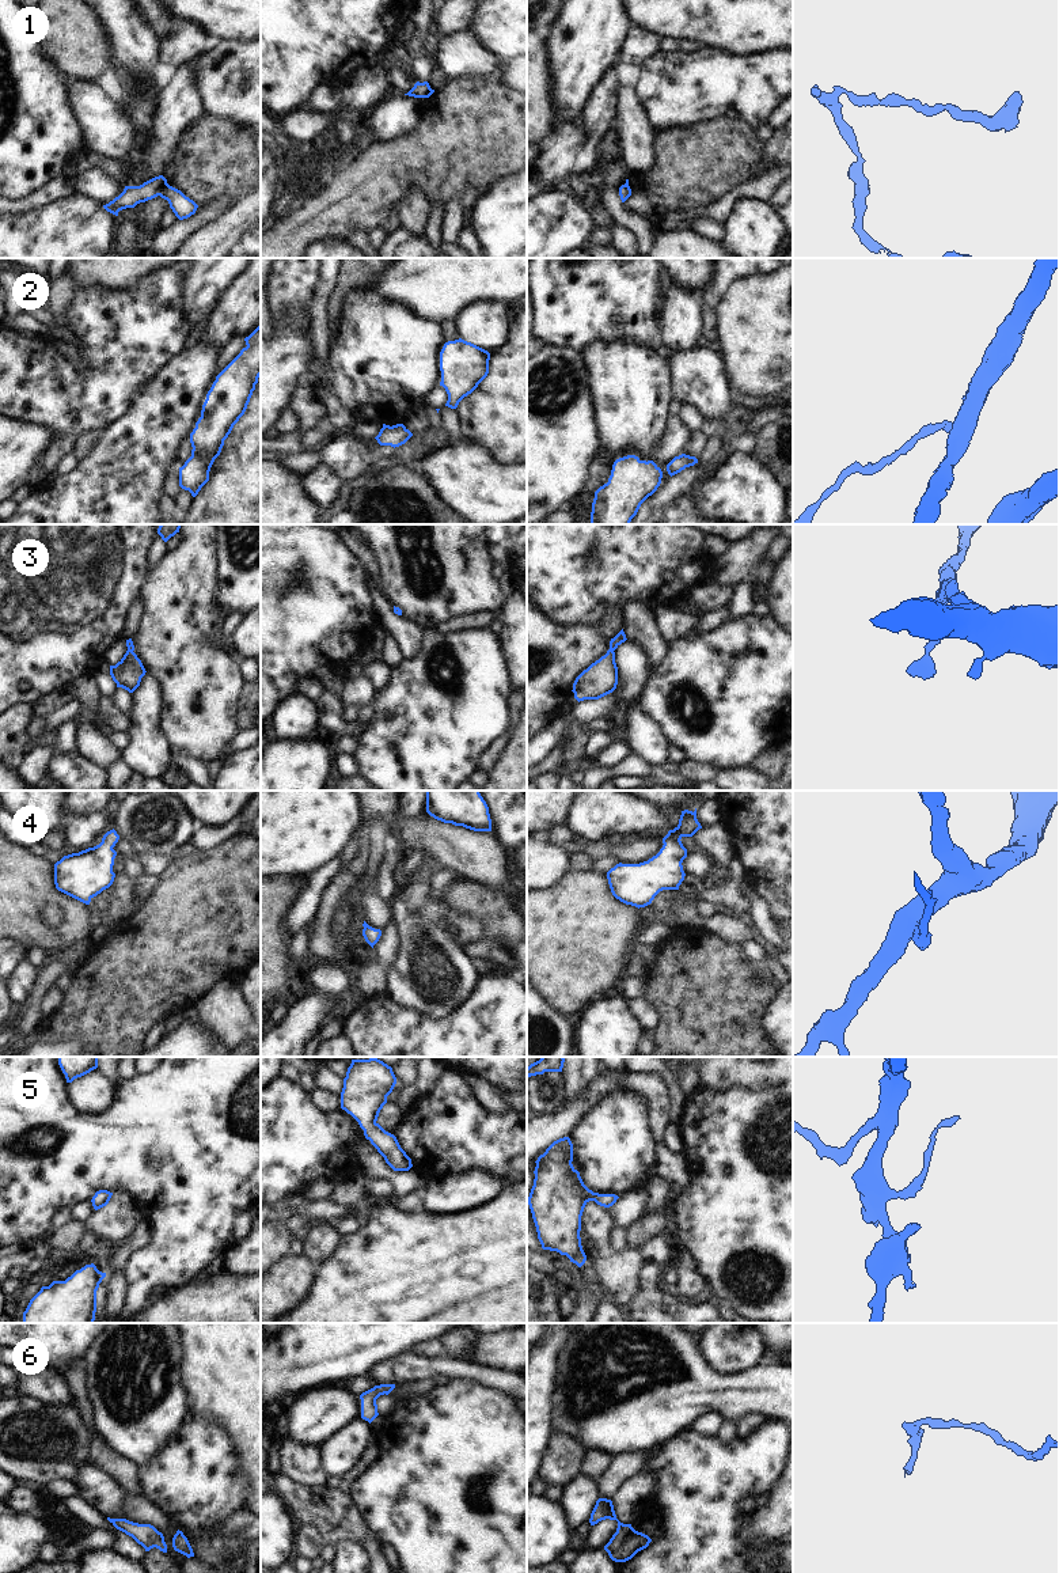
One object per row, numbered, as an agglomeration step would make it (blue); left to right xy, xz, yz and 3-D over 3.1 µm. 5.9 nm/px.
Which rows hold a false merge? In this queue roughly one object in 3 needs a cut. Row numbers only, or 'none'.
none

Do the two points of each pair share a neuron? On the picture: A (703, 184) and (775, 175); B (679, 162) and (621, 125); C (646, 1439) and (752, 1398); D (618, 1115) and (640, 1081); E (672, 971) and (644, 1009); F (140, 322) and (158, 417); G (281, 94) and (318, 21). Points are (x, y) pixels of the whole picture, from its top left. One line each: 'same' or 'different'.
A: different
B: different
C: same
D: different
E: different
F: different
G: same

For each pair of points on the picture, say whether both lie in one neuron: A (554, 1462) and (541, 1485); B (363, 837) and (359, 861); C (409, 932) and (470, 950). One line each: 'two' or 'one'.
A: two
B: one
C: two

